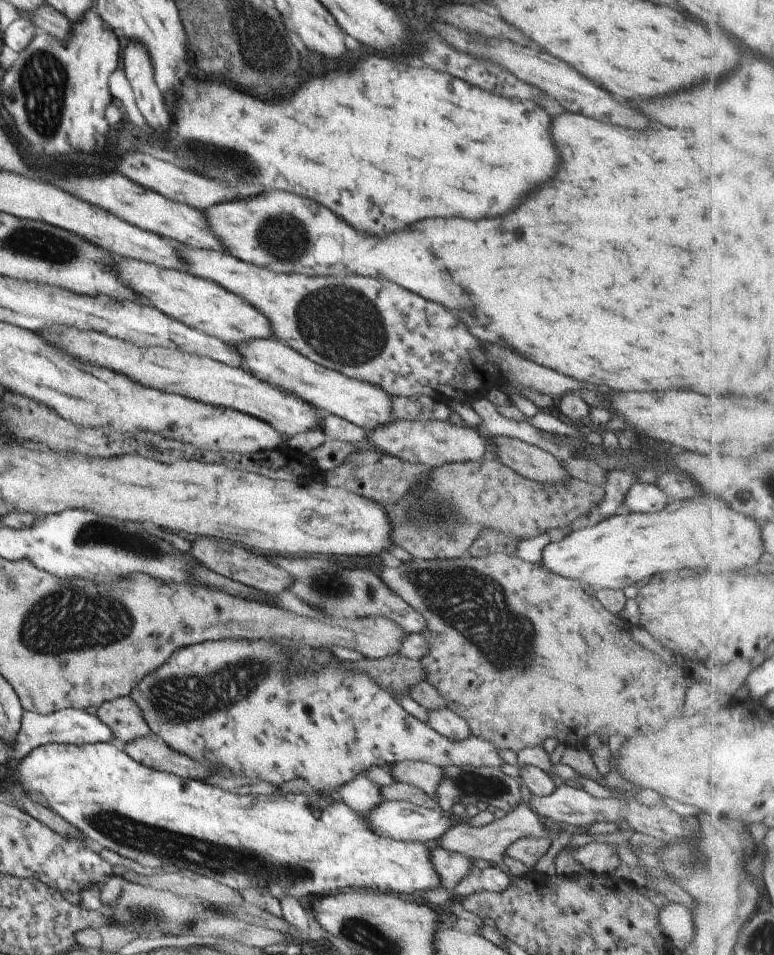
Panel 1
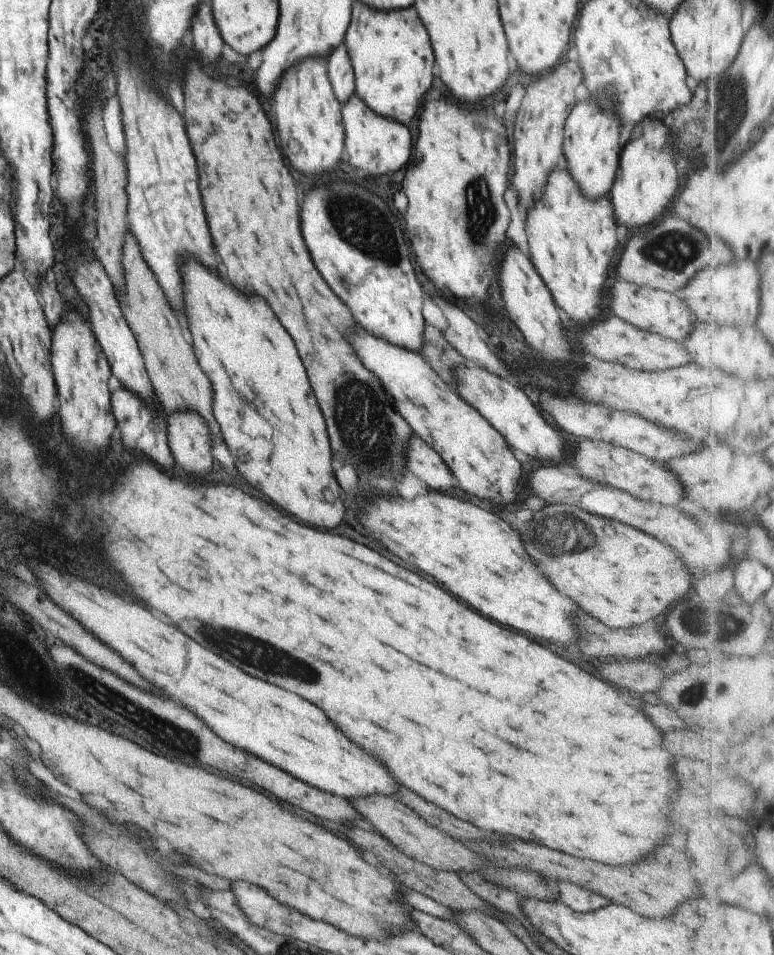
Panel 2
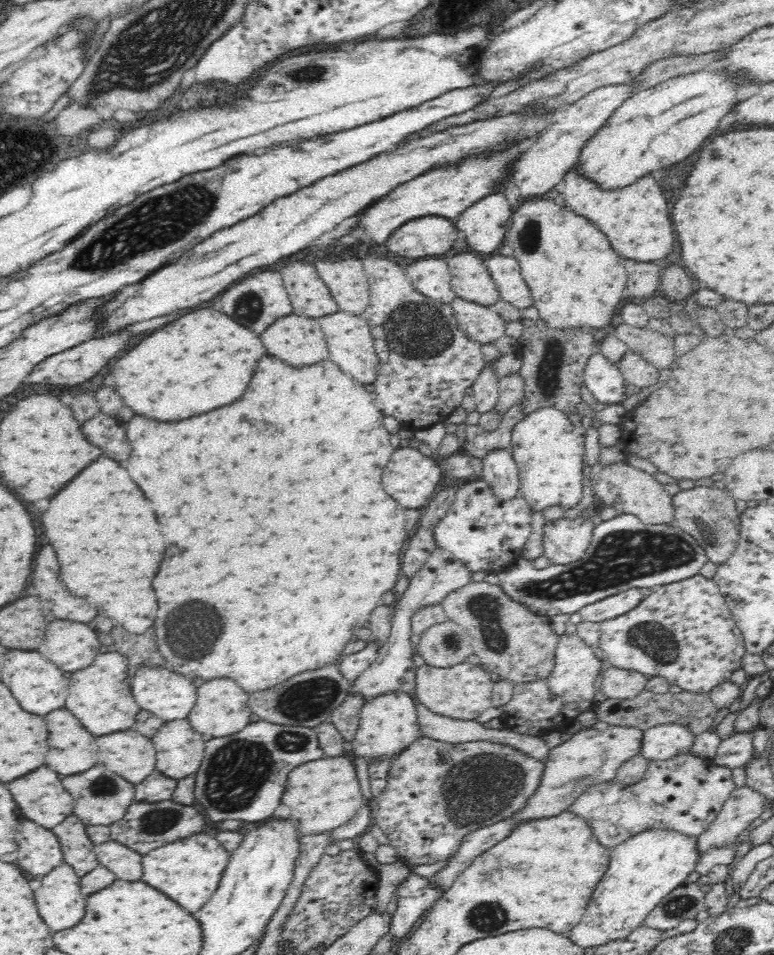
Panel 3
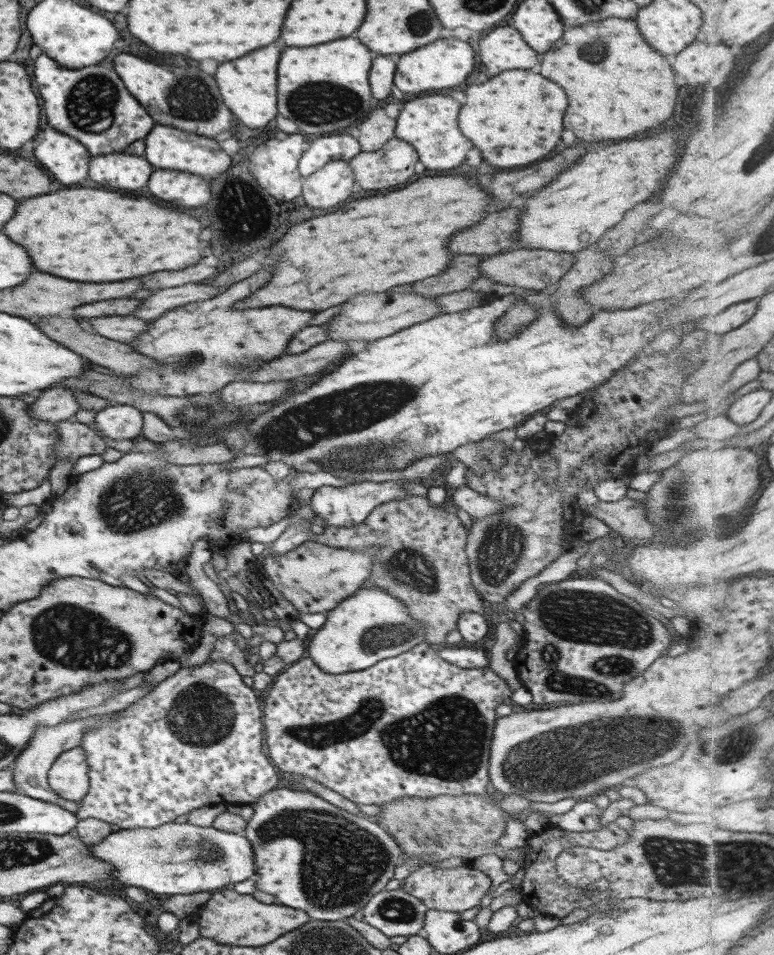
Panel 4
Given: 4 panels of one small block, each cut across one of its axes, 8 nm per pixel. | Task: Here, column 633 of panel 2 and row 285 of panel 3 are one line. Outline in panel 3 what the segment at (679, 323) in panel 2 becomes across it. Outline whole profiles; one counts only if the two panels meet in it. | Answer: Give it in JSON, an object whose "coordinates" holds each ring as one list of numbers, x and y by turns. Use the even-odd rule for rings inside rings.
{"coordinates":[[286,262,280,272,294,313,318,319,338,312,338,304,334,302,330,289,310,262]]}

